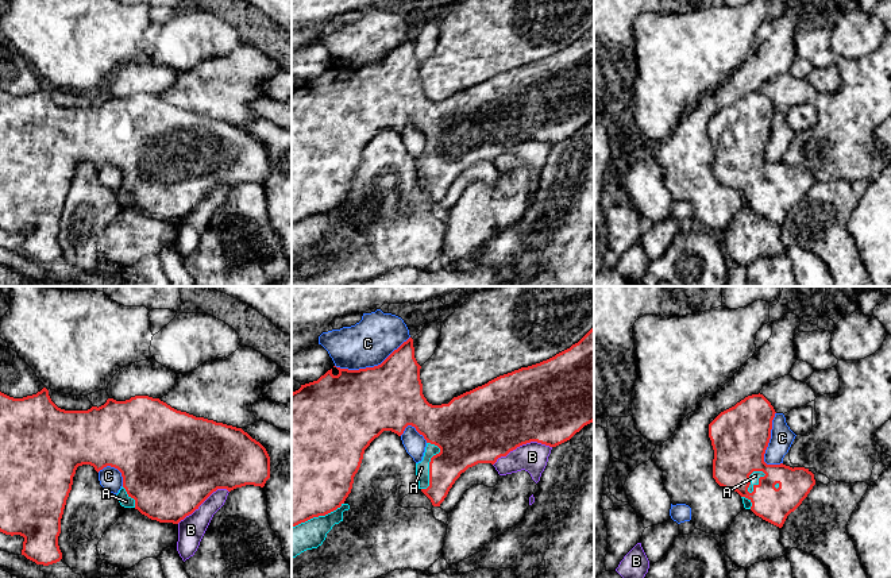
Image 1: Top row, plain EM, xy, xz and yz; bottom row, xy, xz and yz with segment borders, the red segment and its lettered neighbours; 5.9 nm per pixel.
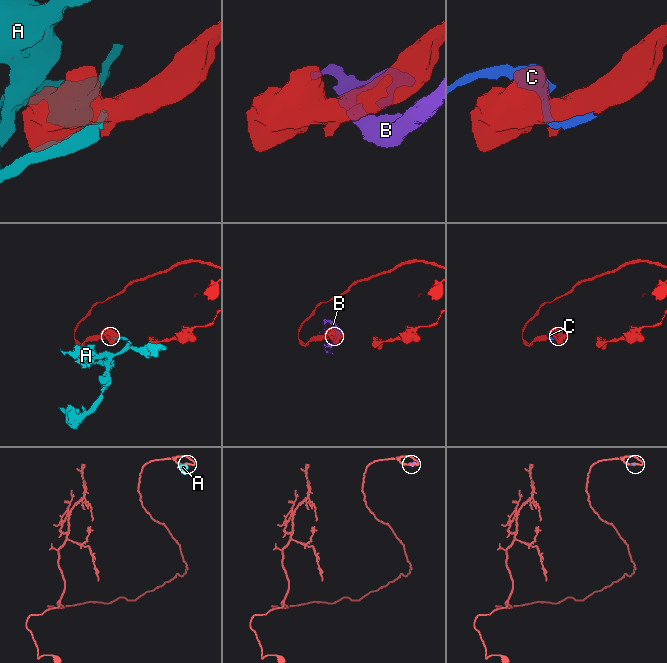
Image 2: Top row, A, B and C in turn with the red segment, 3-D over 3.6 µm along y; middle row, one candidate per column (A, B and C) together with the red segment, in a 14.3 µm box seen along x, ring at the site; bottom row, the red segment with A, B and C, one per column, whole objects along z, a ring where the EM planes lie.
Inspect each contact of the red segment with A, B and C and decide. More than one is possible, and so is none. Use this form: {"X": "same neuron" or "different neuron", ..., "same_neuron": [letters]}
{"A": "same neuron", "B": "different neuron", "C": "different neuron", "same_neuron": ["A"]}

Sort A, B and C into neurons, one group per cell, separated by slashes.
A / B C

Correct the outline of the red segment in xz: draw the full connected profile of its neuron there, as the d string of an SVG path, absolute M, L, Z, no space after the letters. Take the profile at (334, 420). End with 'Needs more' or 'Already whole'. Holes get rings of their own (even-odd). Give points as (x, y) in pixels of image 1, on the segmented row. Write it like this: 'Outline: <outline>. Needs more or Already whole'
Outline: M594 325L578 343L555 357L500 375L441 405L429 404L423 394L421 366L414 358L412 338L378 366L336 369L338 375L331 369L317 381L301 385L292 393L292 558L321 546L332 527L343 521L343 512L350 509L344 501L351 493L364 450L383 431L401 436L412 425L424 436L425 452L423 461L416 463L418 489L433 506L440 506L455 481L468 467L478 463L494 465L498 458L531 442L556 447L594 421Z. Needs more

